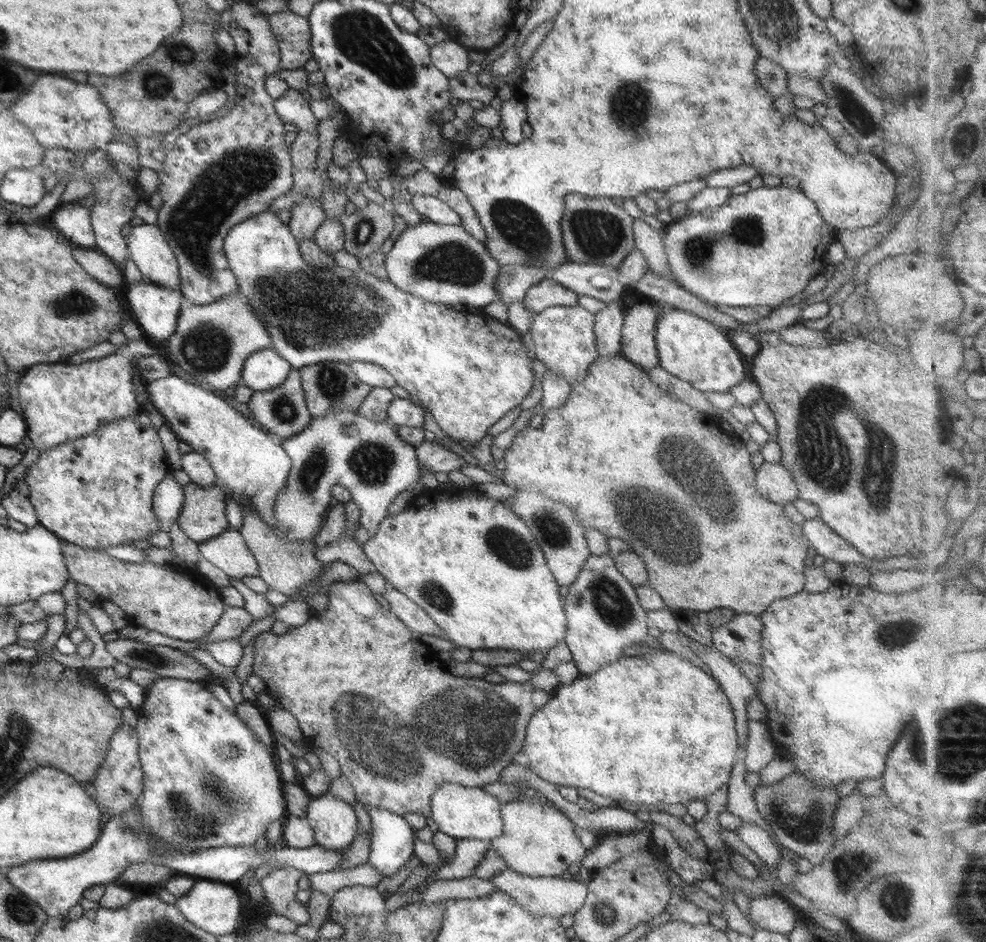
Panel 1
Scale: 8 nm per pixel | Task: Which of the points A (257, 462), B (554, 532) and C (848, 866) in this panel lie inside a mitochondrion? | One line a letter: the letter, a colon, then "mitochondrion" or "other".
A: other
B: mitochondrion
C: mitochondrion

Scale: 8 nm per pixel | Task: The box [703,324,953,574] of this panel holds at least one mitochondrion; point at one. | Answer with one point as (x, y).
(819, 449)

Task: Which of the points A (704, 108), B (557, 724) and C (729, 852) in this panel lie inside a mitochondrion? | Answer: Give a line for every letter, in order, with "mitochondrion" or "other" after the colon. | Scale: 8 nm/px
A: other
B: other
C: other

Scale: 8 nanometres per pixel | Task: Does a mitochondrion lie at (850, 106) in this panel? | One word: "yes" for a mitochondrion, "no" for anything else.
yes

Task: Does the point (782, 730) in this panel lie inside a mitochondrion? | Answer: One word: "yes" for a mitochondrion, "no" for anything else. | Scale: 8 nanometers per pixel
no

